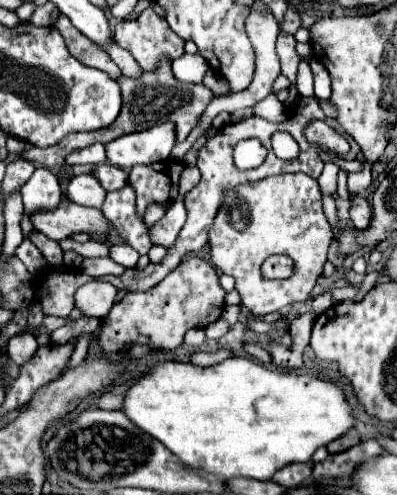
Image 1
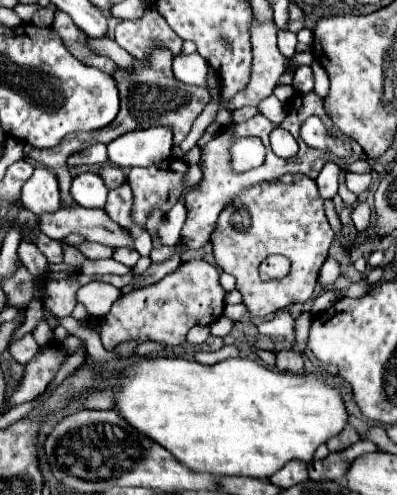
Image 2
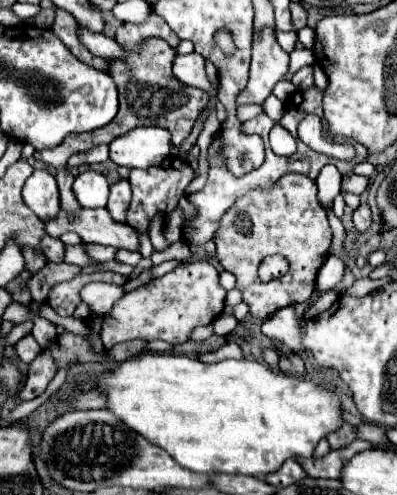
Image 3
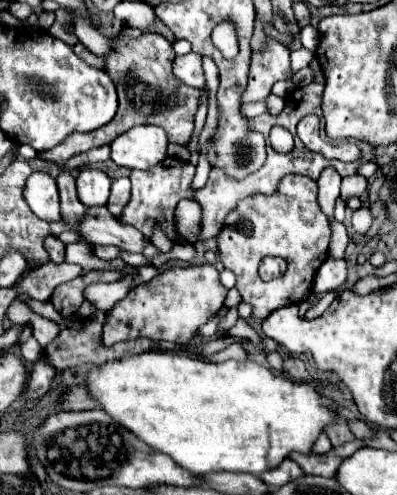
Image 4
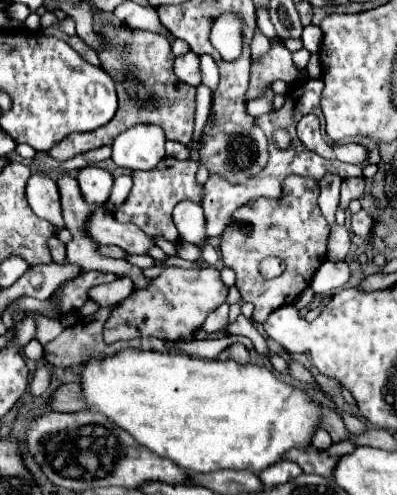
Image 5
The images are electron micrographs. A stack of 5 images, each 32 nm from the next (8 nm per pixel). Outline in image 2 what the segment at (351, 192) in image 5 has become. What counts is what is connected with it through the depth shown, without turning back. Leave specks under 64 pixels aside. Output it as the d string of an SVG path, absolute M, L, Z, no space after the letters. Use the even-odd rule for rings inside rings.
M346 174L346 188L354 194L362 194L370 186L370 176L368 174Z

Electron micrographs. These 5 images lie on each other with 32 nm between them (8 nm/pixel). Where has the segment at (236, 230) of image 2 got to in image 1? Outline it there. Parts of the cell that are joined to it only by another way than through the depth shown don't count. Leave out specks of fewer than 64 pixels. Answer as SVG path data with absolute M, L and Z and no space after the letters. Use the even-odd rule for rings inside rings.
M282 174L264 178L254 184L240 186L234 194L228 194L212 228L210 228L210 256L212 264L224 272L234 276L236 290L240 292L242 306L250 310L254 318L264 318L288 304L306 302L312 294L316 280L322 274L322 266L328 256L328 248L332 244L334 232L322 212L322 194L318 190L318 182L306 174ZM272 254L286 254L294 262L294 272L286 280L264 280L260 276L260 264L264 258Z

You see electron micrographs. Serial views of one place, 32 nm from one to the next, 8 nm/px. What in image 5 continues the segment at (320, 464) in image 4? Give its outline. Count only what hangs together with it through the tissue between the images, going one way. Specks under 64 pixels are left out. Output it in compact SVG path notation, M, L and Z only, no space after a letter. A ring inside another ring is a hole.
M348 440L332 444L328 450L316 450L314 446L308 448L292 448L288 450L282 458L296 462L304 472L308 474L320 474L320 476L330 476L332 468L336 466L338 458L352 452L356 446Z

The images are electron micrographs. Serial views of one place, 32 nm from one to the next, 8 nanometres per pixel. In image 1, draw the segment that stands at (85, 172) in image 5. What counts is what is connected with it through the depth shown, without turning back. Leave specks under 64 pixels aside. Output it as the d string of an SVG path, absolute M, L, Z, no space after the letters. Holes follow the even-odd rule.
M80 174L72 176L68 184L68 198L80 206L90 206L90 208L102 208L106 192L92 174Z

